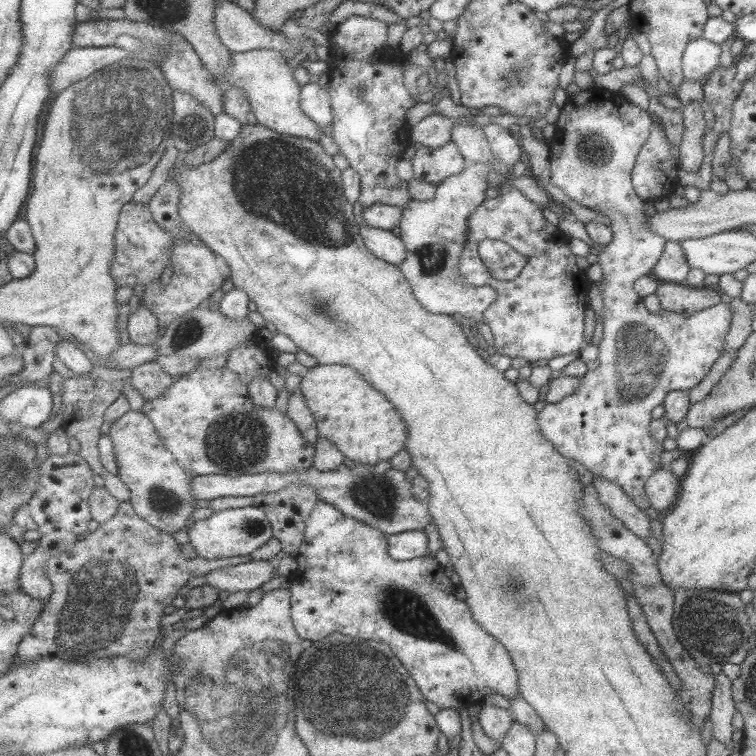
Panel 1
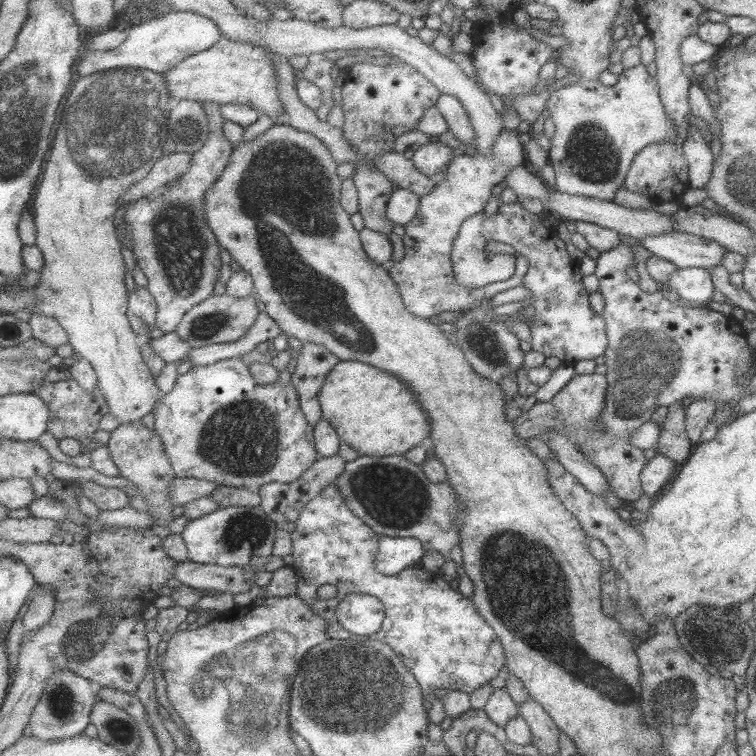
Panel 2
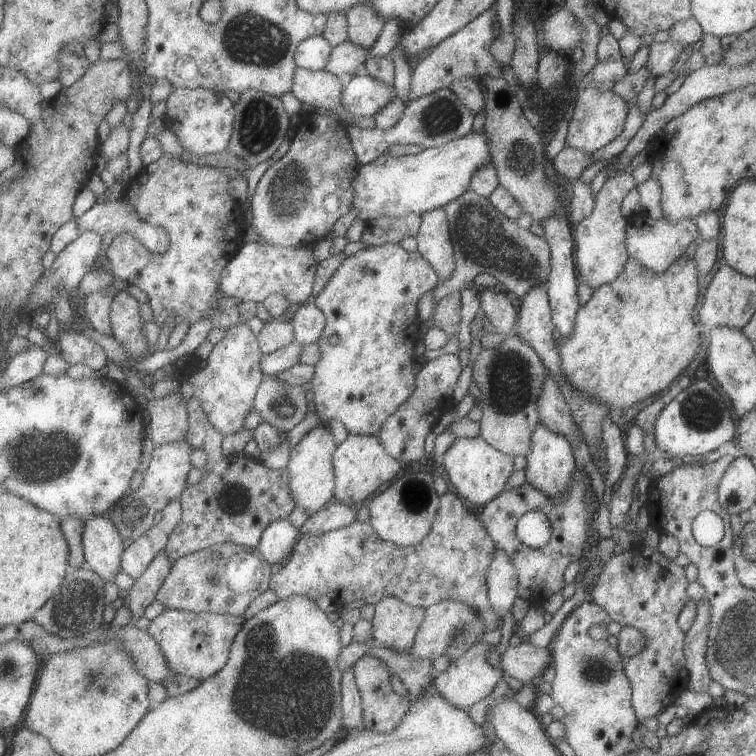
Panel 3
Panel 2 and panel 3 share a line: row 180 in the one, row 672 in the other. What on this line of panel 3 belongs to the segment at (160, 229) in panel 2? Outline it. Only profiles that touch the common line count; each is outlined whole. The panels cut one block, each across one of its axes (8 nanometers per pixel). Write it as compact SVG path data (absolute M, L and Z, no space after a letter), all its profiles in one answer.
M166 608L150 620L147 630L156 637L172 671L204 681L227 666L232 646L245 621L243 617L225 613L194 613Z

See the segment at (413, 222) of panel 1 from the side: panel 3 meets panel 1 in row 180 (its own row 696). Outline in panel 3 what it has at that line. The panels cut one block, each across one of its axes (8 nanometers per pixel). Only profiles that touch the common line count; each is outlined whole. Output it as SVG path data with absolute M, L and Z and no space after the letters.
M475 641L461 656L449 660L447 668L437 673L432 680L432 685L453 706L467 711L472 704L483 700L493 690L496 682L501 680L501 670L494 669L487 663L487 651L490 647L485 642Z

